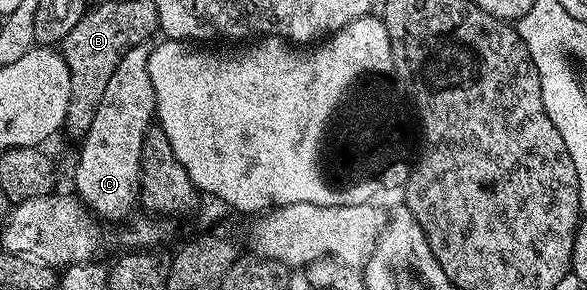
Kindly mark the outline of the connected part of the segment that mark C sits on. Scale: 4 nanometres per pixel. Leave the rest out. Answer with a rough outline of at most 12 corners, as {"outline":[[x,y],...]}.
{"outline":[[149,43],[120,58],[80,140],[73,191],[98,218],[140,200],[156,116]]}

